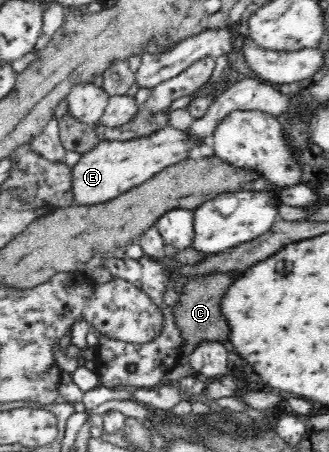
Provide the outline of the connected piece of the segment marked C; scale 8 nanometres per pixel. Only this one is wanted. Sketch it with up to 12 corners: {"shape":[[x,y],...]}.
{"shape":[[241,272],[189,278],[174,307],[180,364],[203,341],[222,343],[221,303]]}

